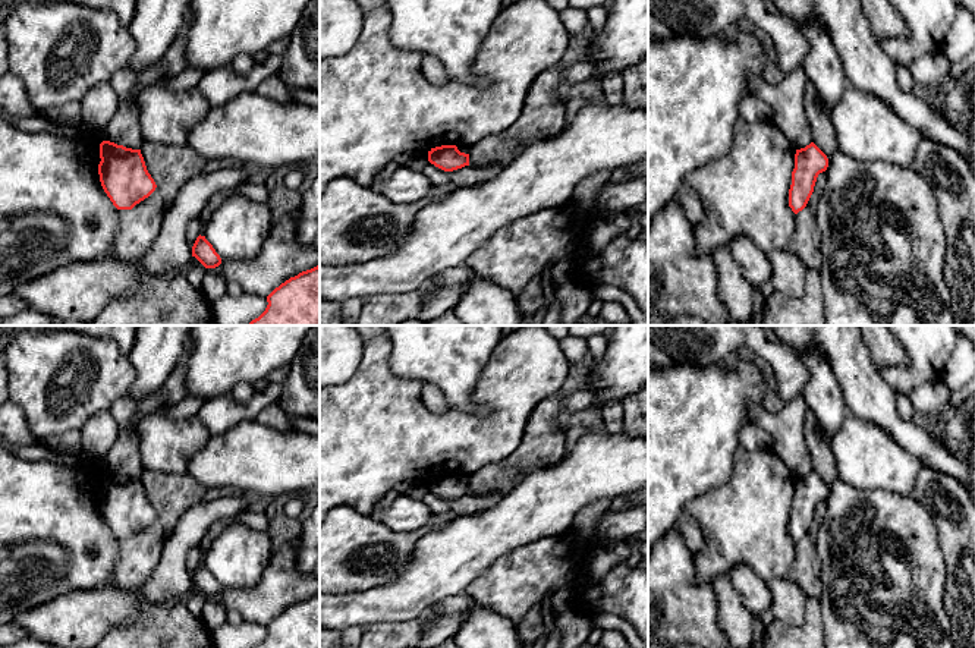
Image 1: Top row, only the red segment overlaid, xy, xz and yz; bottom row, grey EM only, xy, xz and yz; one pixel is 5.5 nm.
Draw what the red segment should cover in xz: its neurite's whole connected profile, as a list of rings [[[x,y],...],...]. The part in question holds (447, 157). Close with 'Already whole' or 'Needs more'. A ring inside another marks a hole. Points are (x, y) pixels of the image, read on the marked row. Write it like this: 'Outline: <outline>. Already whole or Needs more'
Outline: [[[441,145],[428,151],[428,161],[444,172],[469,166],[469,154],[460,152],[456,145]]]. Already whole

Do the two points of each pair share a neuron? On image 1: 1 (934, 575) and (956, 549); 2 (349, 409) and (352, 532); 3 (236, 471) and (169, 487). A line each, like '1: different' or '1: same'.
1: different
2: different
3: different

